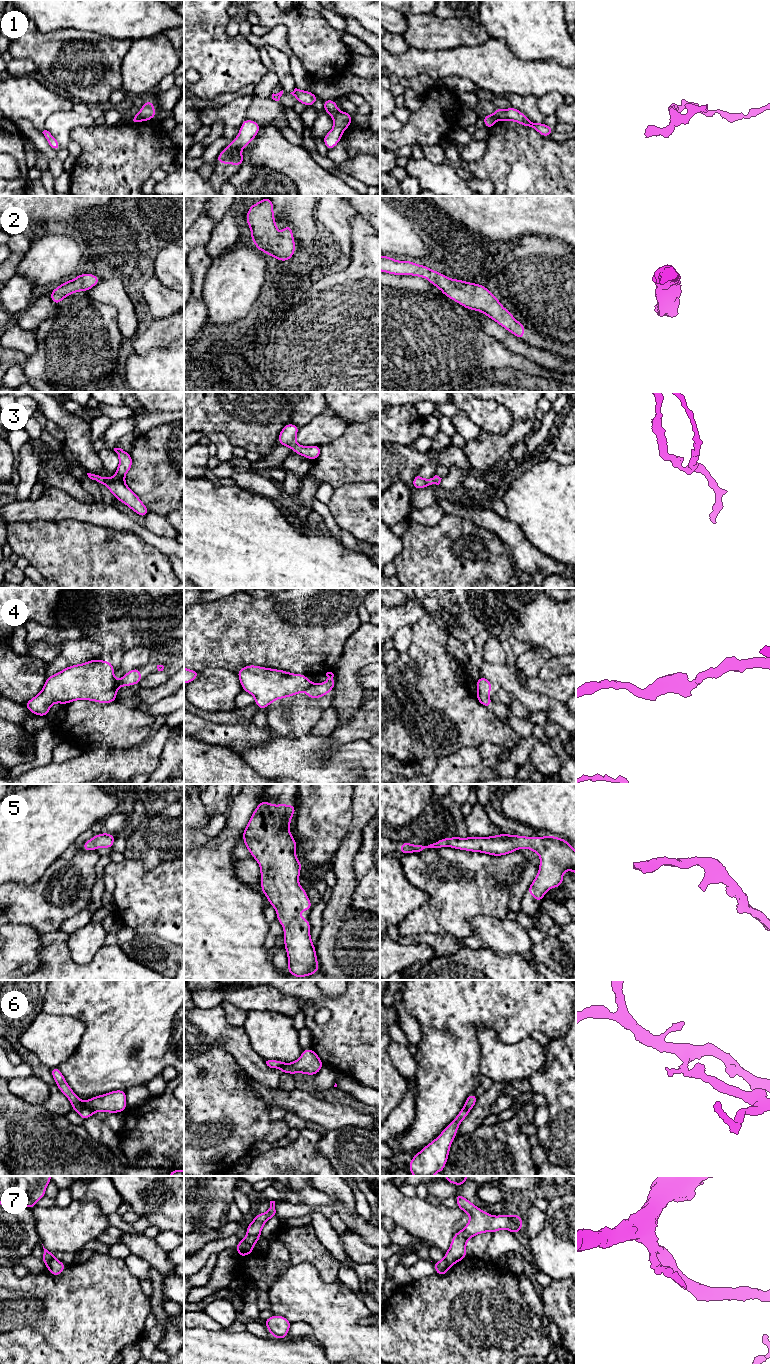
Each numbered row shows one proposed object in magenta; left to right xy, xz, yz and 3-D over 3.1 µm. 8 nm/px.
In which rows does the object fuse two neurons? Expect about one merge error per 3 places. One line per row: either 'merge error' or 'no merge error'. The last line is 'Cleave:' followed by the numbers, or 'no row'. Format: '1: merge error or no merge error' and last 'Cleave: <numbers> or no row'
1: merge error
2: no merge error
3: no merge error
4: merge error
5: no merge error
6: merge error
7: merge error
Cleave: 1, 4, 6, 7

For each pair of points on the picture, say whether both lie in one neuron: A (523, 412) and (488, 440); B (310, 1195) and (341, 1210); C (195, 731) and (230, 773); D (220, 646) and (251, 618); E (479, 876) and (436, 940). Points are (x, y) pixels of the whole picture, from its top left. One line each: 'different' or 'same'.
A: same
B: same
C: different
D: same
E: different

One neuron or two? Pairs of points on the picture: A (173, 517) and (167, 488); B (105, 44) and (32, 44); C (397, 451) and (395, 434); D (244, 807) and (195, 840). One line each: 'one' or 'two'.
A: two
B: one
C: two
D: two

